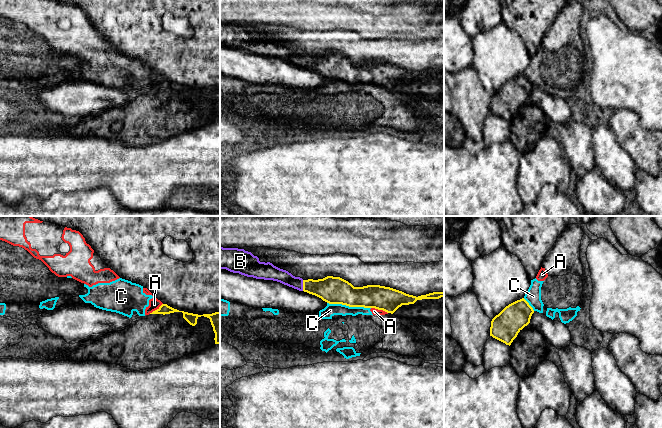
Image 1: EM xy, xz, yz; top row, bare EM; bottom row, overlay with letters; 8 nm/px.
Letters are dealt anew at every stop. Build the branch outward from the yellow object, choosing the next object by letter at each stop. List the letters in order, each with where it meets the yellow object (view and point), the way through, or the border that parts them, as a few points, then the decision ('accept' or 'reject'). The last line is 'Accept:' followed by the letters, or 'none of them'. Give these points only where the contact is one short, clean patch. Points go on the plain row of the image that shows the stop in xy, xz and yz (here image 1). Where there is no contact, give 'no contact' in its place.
A: meets yellow in xz at (379, 85); border along xz (371, 83), (382, 85), (387, 89); reject
B: meets yellow in xz at (303, 61); runs through xz (333, 66), (303, 61), (276, 50); accept
C: meets yellow in xz at (349, 82); border along xz (327, 78), (370, 84); reject
Accept: B

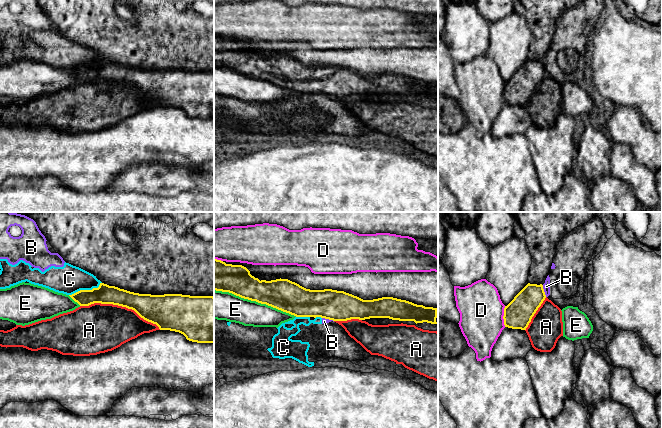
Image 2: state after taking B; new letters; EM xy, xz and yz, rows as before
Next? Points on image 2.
A: meets yellow in xy at (120, 81); reject
B: meets yellow in yz at (543, 67); border along yz (542, 61), (546, 72); reject
C: meets yellow in xy at (85, 66); border along xy (101, 58), (97, 63), (80, 65), (69, 71); reject
D: meets yellow in yz at (503, 92); reject
E: meets yellow in xz at (255, 76); reject
Accept: none of them

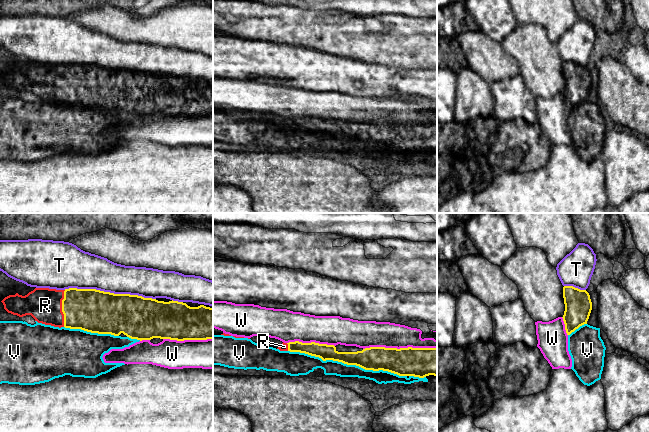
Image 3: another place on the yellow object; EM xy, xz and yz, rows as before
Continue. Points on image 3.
R: meets yellow in xy at (62, 84); runs through xy (91, 86), (62, 84), (45, 81); accept
T: meets yellow in xy at (109, 68); reject
V: meets yellow in xz at (347, 140); reject
W: meets yellow in xz at (400, 124); reject
Accept: R

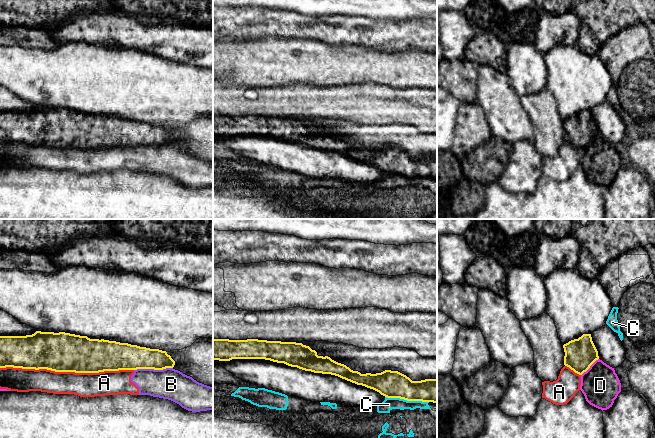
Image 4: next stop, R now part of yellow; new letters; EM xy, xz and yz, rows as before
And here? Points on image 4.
A: meets yellow in xy at (67, 147); reject
B: meets yellow in xy at (153, 144); reject
C: meets yellow in xz at (407, 176); border along xz (385, 172), (428, 178); reject
D: meets yellow in yz at (589, 143); reject
Accept: none of them

